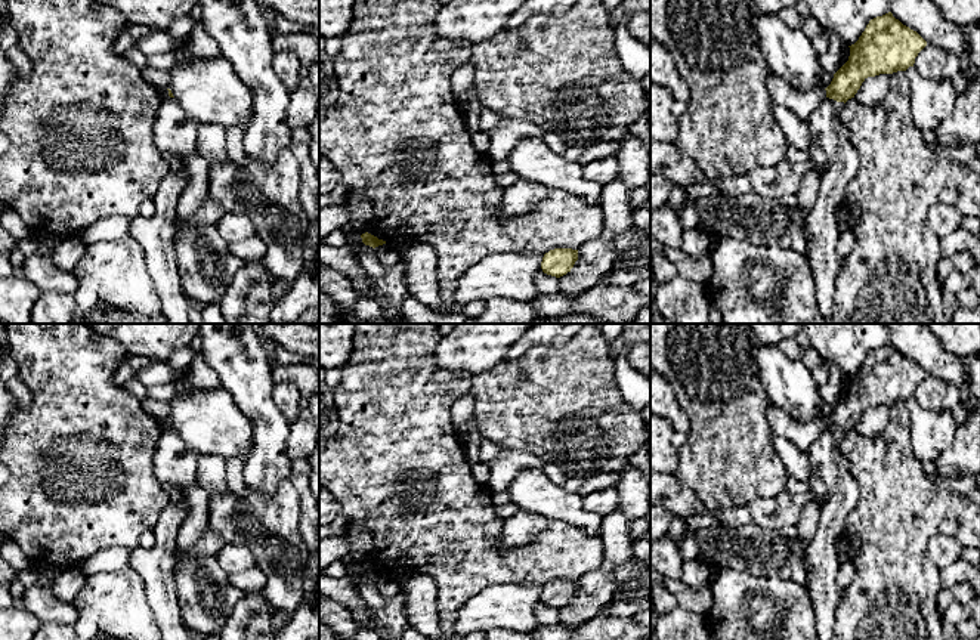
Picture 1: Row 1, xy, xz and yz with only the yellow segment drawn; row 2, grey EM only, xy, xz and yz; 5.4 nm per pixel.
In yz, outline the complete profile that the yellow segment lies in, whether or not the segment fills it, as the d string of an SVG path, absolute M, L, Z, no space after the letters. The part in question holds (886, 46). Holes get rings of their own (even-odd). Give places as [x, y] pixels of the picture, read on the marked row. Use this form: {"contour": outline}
{"contour": "M891 12L871 19L859 40L848 46L848 61L834 74L825 89L826 98L807 118L810 140L829 161L806 222L817 306L825 324L834 324L835 279L840 270L835 210L843 205L845 188L859 170L851 132L843 124L840 111L868 77L906 71L925 46L927 41Z"}

